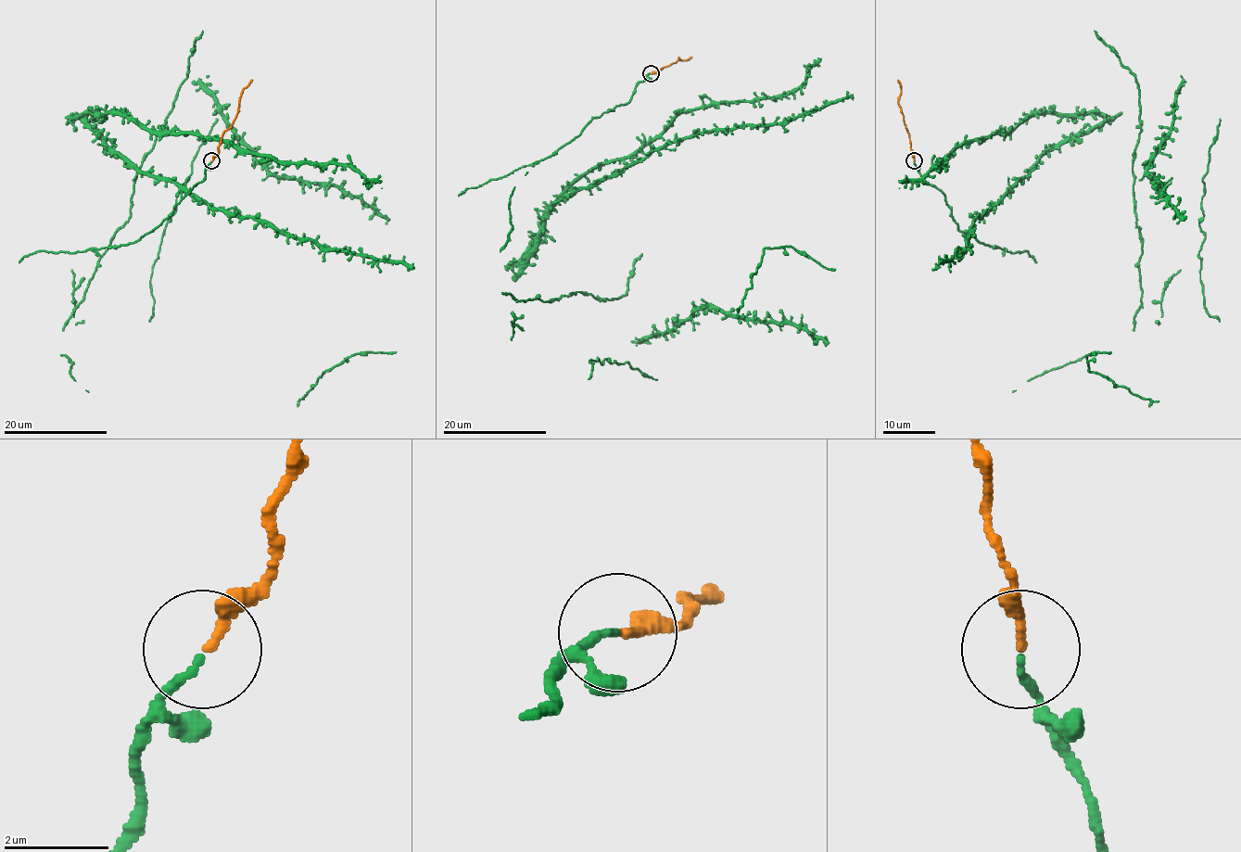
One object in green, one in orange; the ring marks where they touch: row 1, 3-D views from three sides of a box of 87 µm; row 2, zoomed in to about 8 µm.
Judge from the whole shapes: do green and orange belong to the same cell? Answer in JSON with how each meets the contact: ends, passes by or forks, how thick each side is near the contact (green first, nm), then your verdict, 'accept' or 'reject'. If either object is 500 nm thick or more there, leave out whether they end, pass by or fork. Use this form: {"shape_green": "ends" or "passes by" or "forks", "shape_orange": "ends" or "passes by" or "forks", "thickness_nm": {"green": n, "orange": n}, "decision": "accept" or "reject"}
{"shape_green": "ends", "shape_orange": "ends", "thickness_nm": {"green": 150, "orange": 190}, "decision": "accept"}

